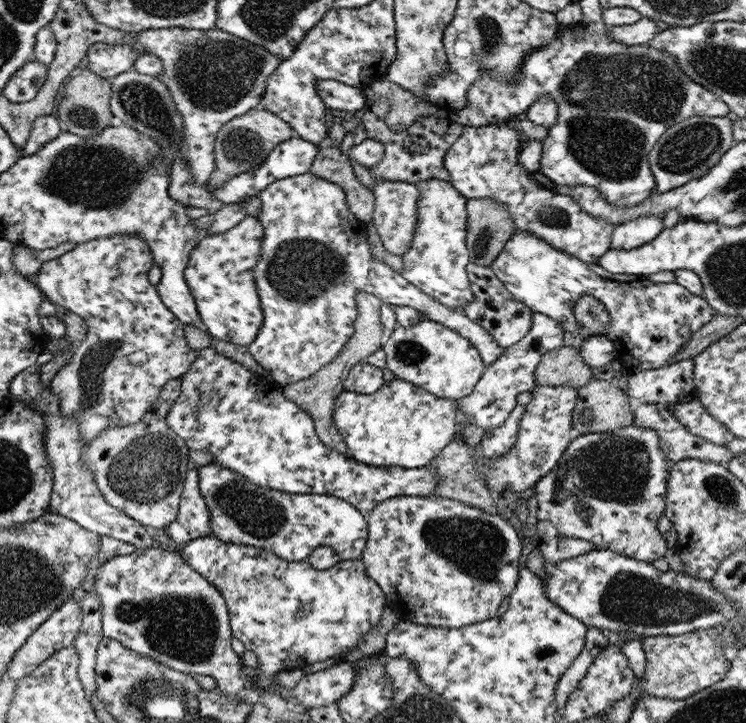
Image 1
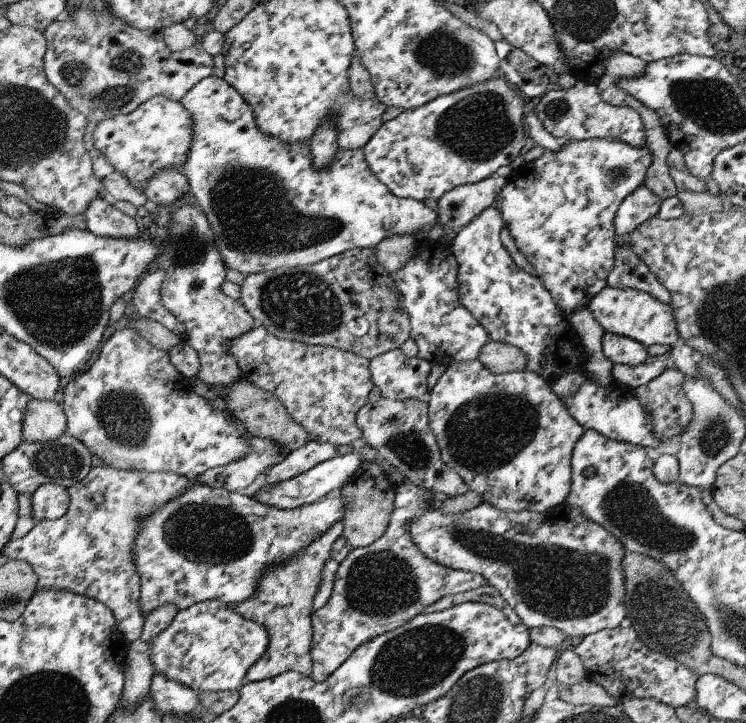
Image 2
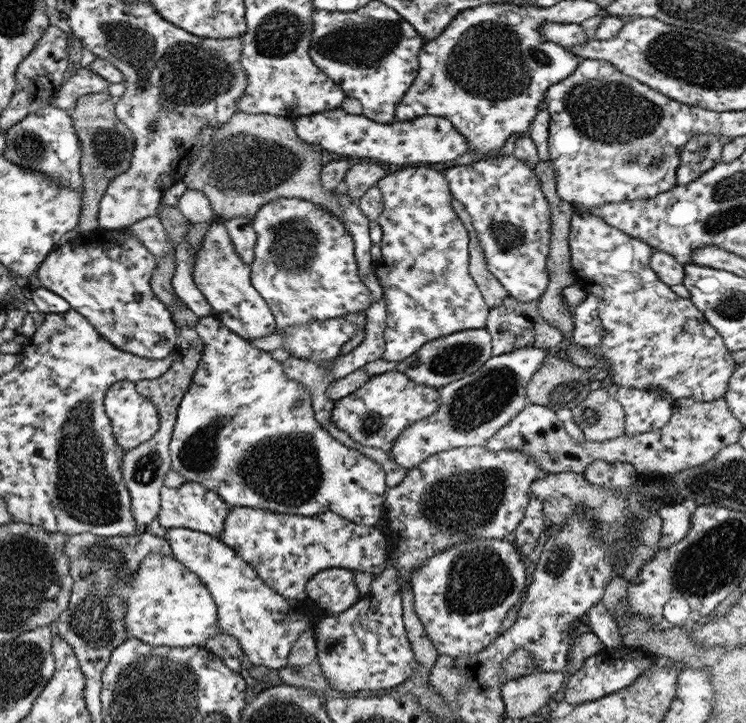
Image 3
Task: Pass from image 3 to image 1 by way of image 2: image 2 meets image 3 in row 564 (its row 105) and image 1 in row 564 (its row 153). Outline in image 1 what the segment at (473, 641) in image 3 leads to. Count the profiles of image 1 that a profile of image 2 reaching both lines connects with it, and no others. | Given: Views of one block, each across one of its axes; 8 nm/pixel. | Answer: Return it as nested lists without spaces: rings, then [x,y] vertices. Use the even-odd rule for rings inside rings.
[[[434,494],[427,497],[400,496],[389,498],[384,502],[380,502],[366,516],[368,521],[368,540],[366,540],[366,548],[361,554],[361,559],[369,578],[378,583],[378,586],[385,594],[388,602],[387,606],[396,610],[401,620],[424,626],[462,628],[462,626],[470,626],[476,622],[484,622],[486,619],[498,616],[500,604],[513,594],[513,588],[519,580],[518,568],[520,567],[520,556],[522,556],[522,543],[516,529],[508,523],[507,516],[503,517],[500,513],[493,515],[465,502]]]

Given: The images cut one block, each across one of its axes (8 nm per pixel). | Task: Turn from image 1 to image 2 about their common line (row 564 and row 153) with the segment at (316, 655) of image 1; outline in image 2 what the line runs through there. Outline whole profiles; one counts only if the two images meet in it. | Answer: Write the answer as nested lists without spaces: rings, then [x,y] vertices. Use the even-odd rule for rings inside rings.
[[[212,74],[203,78],[195,84],[180,100],[187,108],[194,121],[193,139],[190,152],[185,160],[182,173],[187,178],[190,190],[196,198],[196,205],[201,209],[209,220],[211,229],[214,231],[214,242],[220,251],[222,260],[228,269],[234,269],[248,276],[264,271],[273,271],[280,267],[297,267],[298,265],[313,265],[331,256],[341,255],[350,249],[377,247],[385,238],[392,235],[416,235],[417,233],[428,233],[438,221],[437,212],[430,209],[426,204],[413,198],[398,198],[394,196],[390,189],[370,170],[366,162],[363,149],[338,149],[329,165],[317,169],[313,166],[313,156],[311,155],[310,140],[304,139],[301,143],[283,143],[282,139],[276,139],[272,135],[263,133],[255,122],[255,114],[251,105],[245,98],[231,87],[222,77]]]

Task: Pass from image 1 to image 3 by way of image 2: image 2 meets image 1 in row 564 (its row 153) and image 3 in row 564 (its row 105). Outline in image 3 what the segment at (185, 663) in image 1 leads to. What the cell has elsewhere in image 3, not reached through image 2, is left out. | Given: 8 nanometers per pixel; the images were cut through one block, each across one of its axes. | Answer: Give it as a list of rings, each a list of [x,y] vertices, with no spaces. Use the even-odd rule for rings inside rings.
[[[148,554],[137,574],[128,581],[112,584],[109,592],[126,601],[126,629],[129,637],[136,637],[150,645],[172,647],[205,646],[218,632],[218,610],[208,588],[197,575],[172,554]]]

